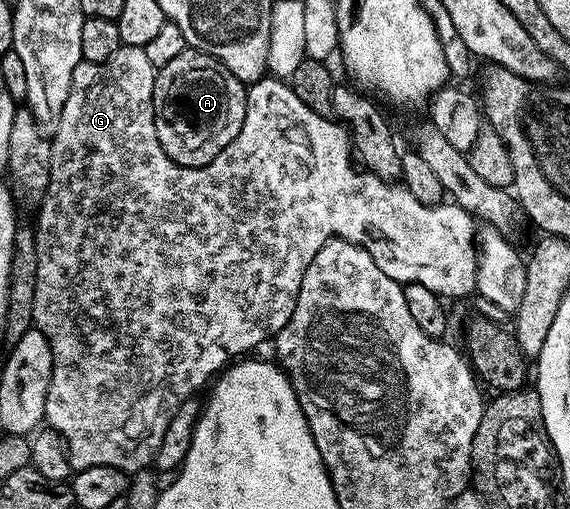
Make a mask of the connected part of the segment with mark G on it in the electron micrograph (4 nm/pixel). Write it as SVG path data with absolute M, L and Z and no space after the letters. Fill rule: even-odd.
M122 45L117 53L113 53L113 57L103 63L77 64L73 69L69 97L65 97L65 109L61 109L59 124L53 129L49 189L37 208L39 223L34 224L37 277L32 321L34 330L41 332L49 341L49 349L53 353L53 369L43 418L46 426L63 439L67 459L75 469L109 465L128 473L144 470L154 460L155 450L161 445L161 437L165 437L165 429L169 429L169 421L173 421L173 413L177 413L179 406L192 398L198 387L206 388L213 377L218 376L232 361L254 352L251 350L258 343L265 342L267 338L268 342L279 334L297 305L301 277L305 277L309 261L317 257L319 250L330 239L344 239L365 249L369 257L377 261L377 269L381 269L385 277L393 277L393 281L404 285L425 285L425 289L444 300L459 299L475 291L477 223L473 215L452 201L423 205L417 201L417 197L413 197L413 193L409 193L407 187L395 181L379 179L366 169L360 170L353 162L348 140L340 124L326 115L313 113L313 109L309 109L309 105L305 105L305 101L293 93L290 82L279 77L264 77L258 83L250 84L241 133L237 133L237 137L233 137L233 141L229 141L229 145L225 145L225 149L221 149L221 153L217 153L209 165L182 167L165 154L161 149L161 141L157 141L153 109L156 70L149 57L145 57L142 47Z

